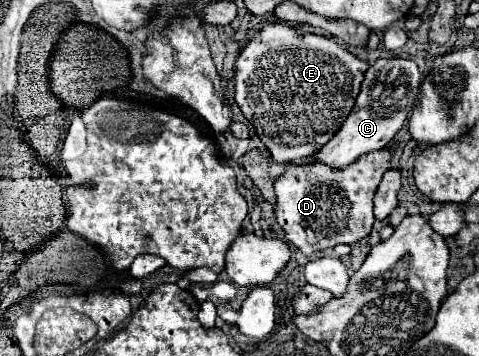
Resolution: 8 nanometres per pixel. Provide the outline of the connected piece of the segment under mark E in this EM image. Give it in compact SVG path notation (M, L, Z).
M283 23L265 25L235 61L235 101L279 163L315 155L351 113L367 63L323 35L301 35Z

